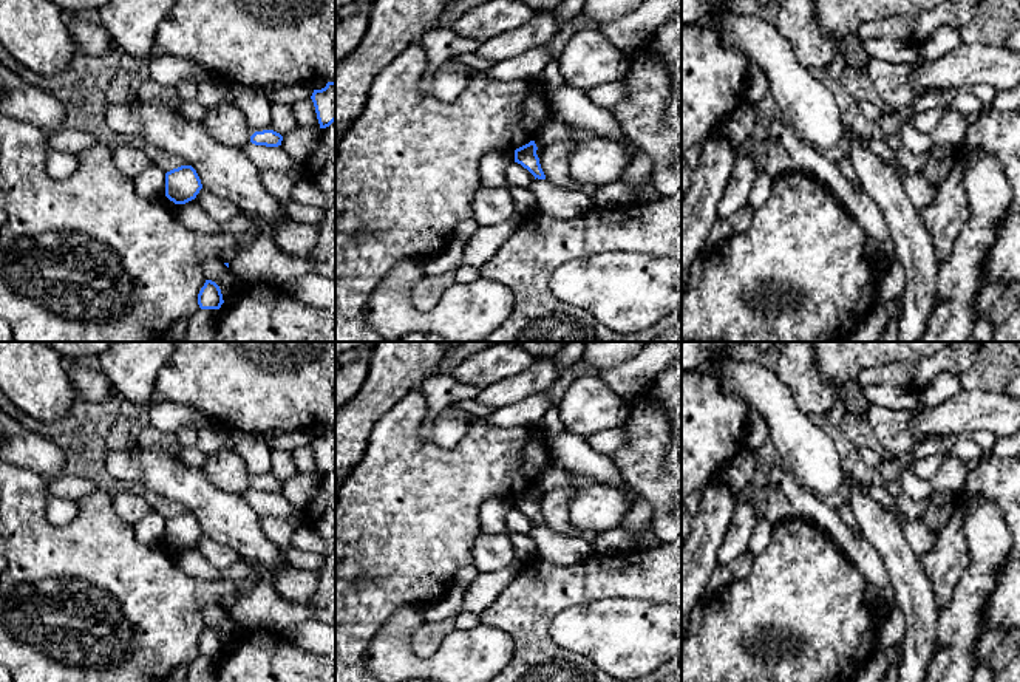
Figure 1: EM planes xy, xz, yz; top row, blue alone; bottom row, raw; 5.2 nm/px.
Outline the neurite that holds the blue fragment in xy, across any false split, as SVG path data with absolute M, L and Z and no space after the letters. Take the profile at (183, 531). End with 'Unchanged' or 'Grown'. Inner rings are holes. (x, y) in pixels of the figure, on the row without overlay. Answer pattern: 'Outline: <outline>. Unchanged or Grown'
Outline: M181 512L165 520L165 543L175 551L195 546L201 535L201 526L192 512Z. Unchanged

